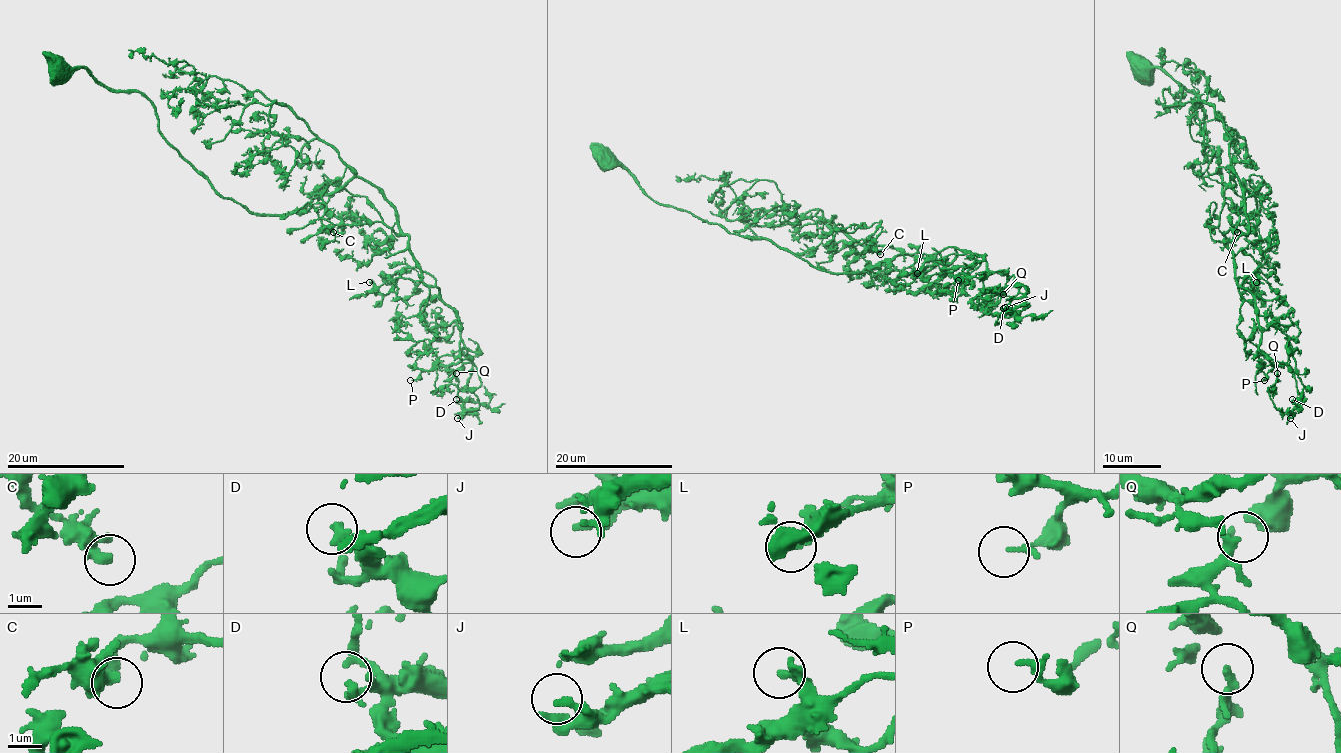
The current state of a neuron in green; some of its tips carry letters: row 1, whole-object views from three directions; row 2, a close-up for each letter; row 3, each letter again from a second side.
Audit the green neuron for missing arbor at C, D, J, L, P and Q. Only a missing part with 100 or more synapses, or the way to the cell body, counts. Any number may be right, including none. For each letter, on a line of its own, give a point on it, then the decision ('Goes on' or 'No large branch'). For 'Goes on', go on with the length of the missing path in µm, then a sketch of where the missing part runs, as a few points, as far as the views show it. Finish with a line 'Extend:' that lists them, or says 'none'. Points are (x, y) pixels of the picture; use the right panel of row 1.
C: Place: (1237, 232). No large branch
D: Place: (1292, 399). No large branch
J: Place: (1290, 418). No large branch
L: Place: (1256, 282). No large branch
P: Place: (1264, 380). No large branch
Q: Place: (1277, 373). No large branch
Extend: none

